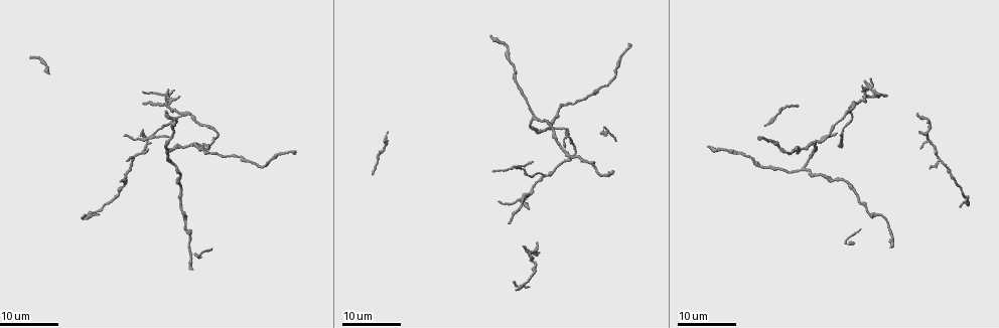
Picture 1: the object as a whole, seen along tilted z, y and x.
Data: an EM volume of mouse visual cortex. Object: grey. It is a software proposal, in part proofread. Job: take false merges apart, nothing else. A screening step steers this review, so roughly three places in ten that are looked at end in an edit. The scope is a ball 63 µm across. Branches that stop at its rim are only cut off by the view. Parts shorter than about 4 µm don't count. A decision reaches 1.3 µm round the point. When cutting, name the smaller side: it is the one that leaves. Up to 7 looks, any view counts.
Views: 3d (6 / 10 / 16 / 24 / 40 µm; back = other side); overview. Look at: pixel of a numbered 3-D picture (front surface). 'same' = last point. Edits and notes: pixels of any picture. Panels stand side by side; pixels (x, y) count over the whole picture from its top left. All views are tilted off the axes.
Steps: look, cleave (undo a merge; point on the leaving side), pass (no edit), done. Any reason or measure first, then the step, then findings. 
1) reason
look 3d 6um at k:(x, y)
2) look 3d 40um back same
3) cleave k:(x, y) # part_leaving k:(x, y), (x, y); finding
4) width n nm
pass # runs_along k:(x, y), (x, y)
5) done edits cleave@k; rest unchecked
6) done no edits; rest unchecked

three-way junction
look 3d 24um at 1:(864, 95)

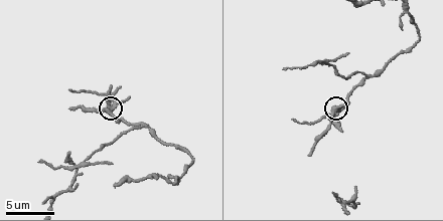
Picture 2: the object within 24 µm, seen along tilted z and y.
zoom in
look 3d 10um at 2:(106, 109)

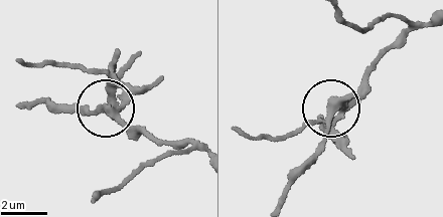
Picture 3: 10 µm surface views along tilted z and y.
look 3d 10um back at 3:(106, 106)

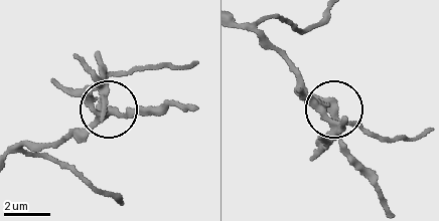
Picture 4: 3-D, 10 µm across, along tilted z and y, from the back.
cleave 4:(101, 90) # part_leaving 4:(94, 108), (93, 89), (110, 77), (198, 62); a second neuron is stuck on

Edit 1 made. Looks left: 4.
thin arm on a thick one
look 3d 6um at 2:(366, 74)

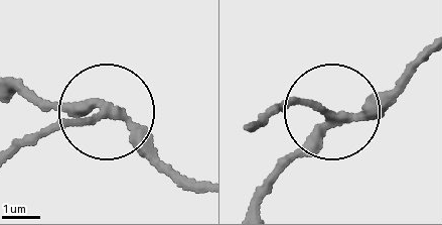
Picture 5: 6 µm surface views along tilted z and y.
width 240 nm
cleave 5:(56, 129) # part_leaving 5:(102, 111), (17, 141); a second neuron is stuck on

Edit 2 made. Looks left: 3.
see it whole again
look overview

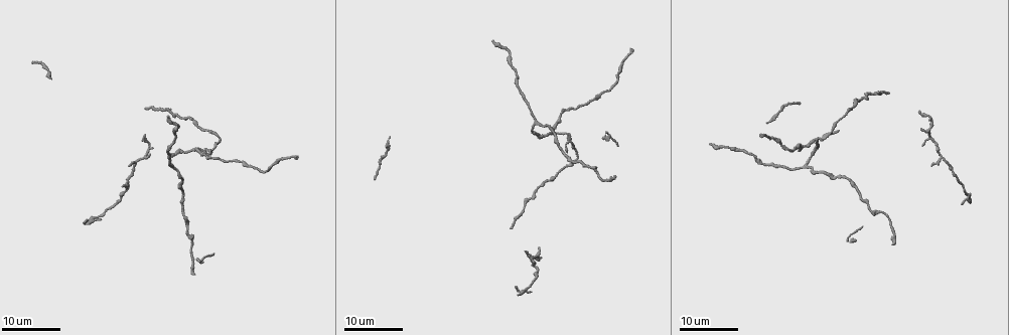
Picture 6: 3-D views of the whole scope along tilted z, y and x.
branch point
look 3d 16um at 6:(816, 141)

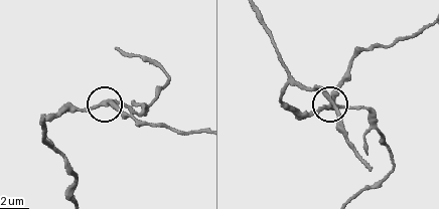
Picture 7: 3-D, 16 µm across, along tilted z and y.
look 3d 10um at 7:(108, 101)

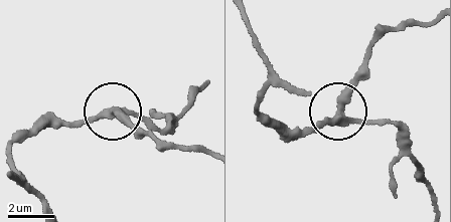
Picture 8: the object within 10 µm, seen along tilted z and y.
arms 3
pass # runs_along 8:(431, 194), (389, 124), (339, 113), (363, 68); one neuron here

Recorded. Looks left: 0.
done edits cleave@4, cleave@5; rest unchecked

